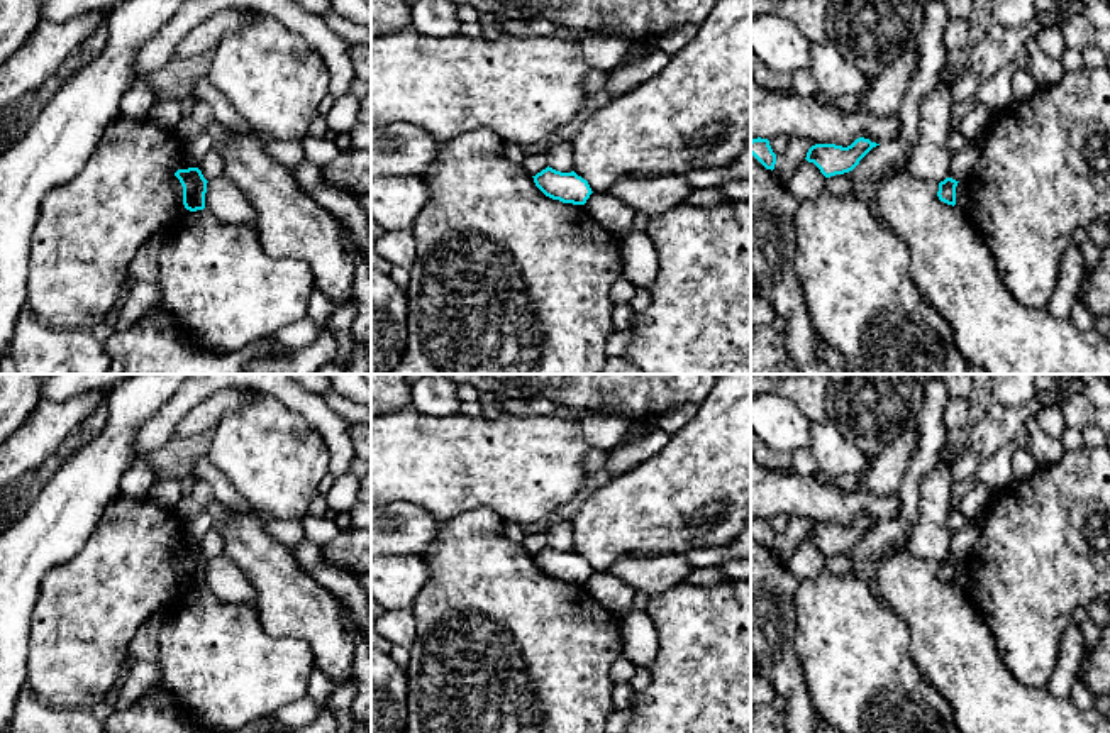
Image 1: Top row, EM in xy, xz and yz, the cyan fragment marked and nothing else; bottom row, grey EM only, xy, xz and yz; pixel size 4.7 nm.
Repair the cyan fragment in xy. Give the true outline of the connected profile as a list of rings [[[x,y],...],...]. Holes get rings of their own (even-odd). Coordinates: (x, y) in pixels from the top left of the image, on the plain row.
[[[198,547],[178,548],[175,555],[183,565],[183,584],[190,591],[205,587],[207,559]]]

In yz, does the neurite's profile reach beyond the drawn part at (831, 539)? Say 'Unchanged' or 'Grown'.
Unchanged

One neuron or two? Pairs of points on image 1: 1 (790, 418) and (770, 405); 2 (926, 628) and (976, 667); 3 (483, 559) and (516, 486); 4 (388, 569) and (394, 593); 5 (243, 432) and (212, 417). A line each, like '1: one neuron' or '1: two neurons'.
1: one neuron
2: one neuron
3: two neurons
4: one neuron
5: two neurons

